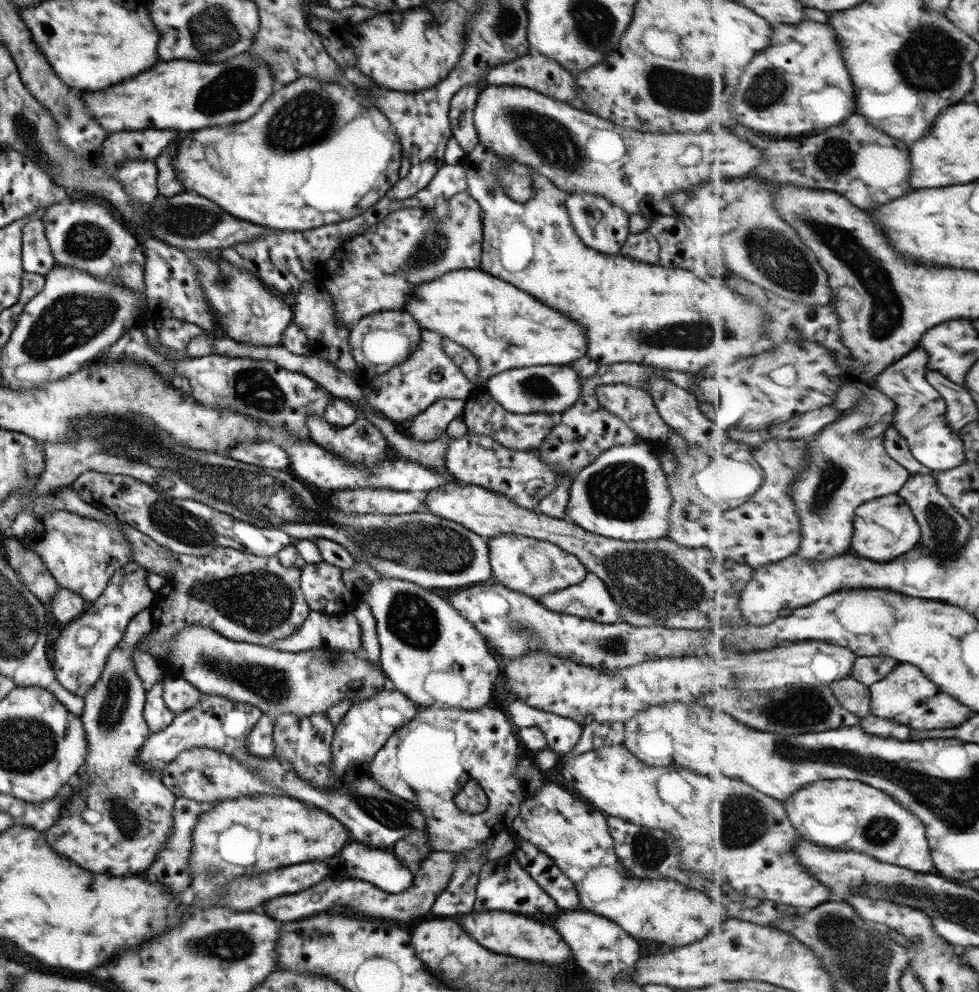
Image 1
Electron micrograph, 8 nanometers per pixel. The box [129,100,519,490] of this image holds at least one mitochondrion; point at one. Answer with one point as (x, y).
(188, 220)

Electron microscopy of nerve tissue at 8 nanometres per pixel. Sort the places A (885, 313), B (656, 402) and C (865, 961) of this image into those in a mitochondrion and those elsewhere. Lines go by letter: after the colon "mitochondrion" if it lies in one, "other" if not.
A: mitochondrion
B: other
C: mitochondrion

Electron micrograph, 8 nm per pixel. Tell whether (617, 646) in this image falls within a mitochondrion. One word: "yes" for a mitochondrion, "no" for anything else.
yes

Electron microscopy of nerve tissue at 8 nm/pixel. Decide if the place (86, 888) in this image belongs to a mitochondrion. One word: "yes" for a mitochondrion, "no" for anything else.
no

